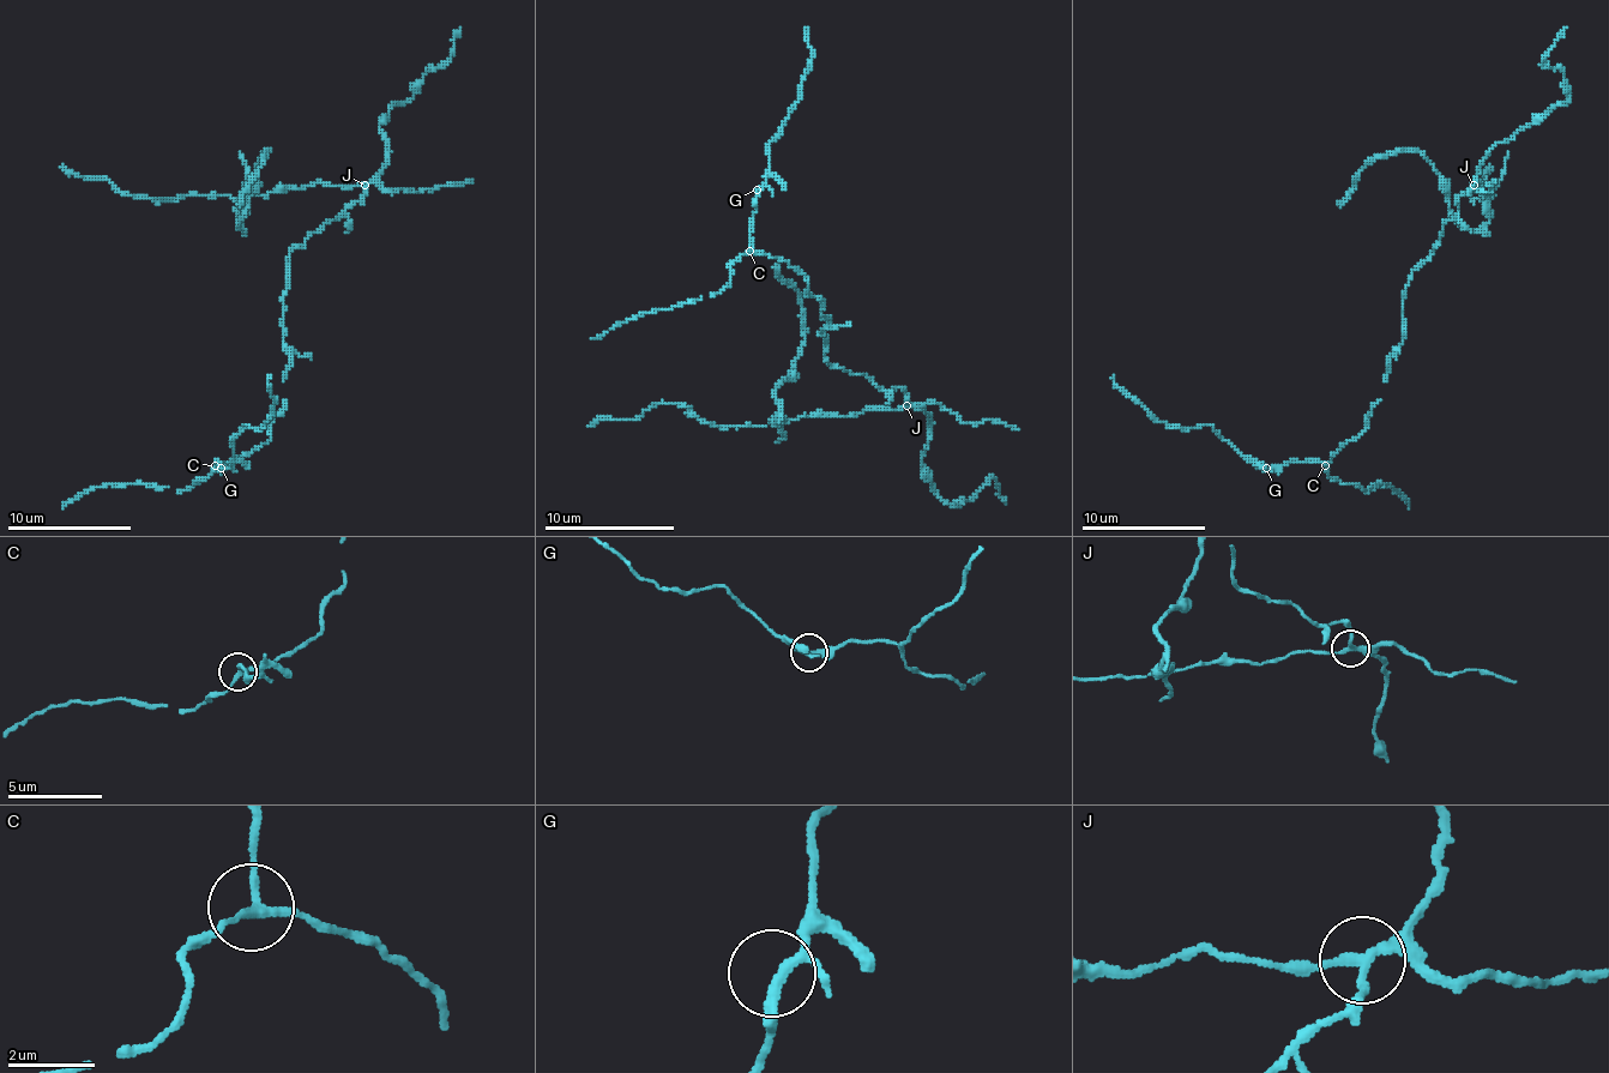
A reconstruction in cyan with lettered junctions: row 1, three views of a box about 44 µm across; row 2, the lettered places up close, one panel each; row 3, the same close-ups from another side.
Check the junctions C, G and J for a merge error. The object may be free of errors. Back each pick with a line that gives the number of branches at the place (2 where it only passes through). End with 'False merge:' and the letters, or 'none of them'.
J: 3 branches meet
False merge: J

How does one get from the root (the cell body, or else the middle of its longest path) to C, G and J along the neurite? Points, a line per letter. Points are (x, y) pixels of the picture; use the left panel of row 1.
C: (287, 270), (283, 350), (289, 356), (289, 369), (283, 381), (283, 407), (265, 444), (249, 456), (215, 465)
G: (287, 270), (283, 350), (289, 369), (283, 407), (271, 438), (249, 456), (215, 462), (221, 468)
J: (287, 270), (289, 254), (351, 208), (363, 196), (363, 186)

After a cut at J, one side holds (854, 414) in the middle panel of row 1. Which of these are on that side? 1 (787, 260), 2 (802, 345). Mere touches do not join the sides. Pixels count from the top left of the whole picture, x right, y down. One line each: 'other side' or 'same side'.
1: other side
2: same side

